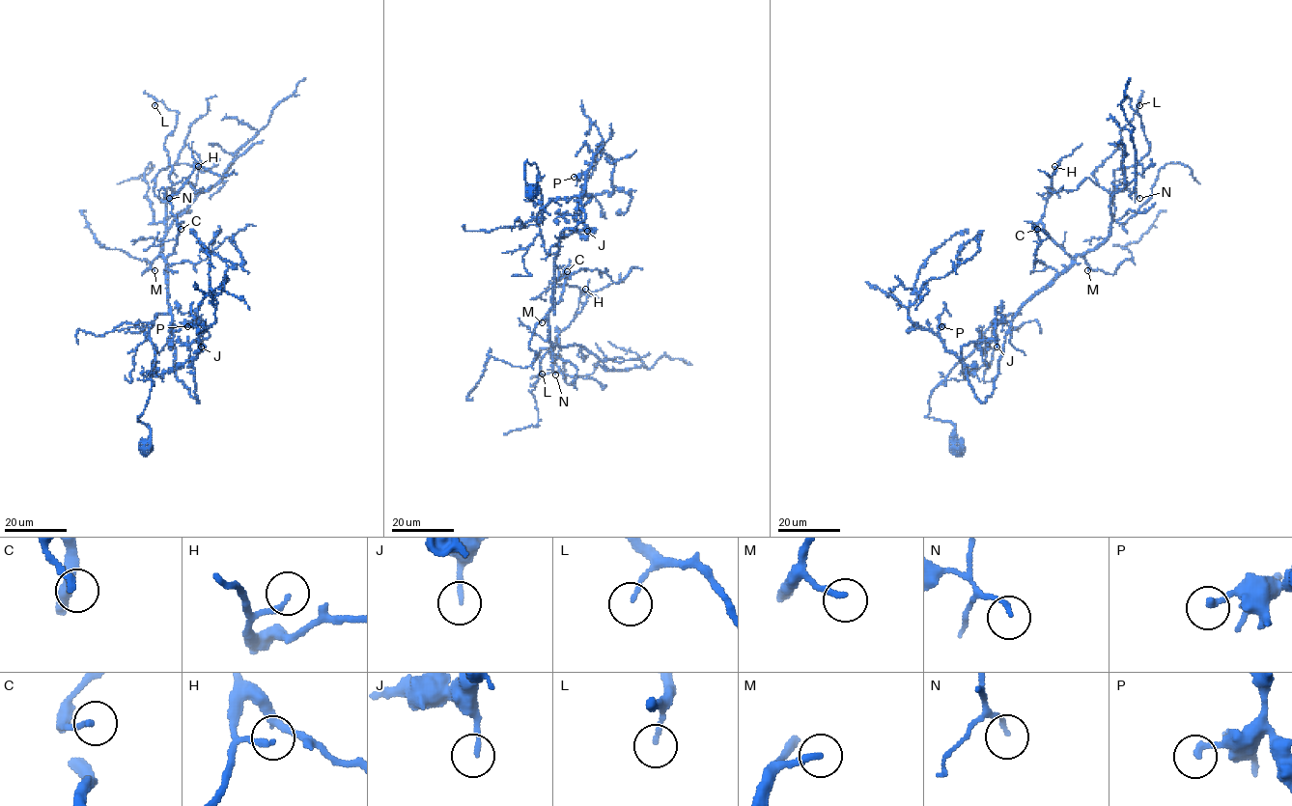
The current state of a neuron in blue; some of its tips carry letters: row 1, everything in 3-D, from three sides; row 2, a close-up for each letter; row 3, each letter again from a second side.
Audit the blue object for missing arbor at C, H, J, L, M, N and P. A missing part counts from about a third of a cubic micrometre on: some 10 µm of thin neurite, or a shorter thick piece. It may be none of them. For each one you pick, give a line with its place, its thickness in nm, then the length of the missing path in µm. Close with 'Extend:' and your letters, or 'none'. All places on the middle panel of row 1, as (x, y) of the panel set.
M: at (542, 322); 240 nm thick; about 9 µm are missing
Extend: M

